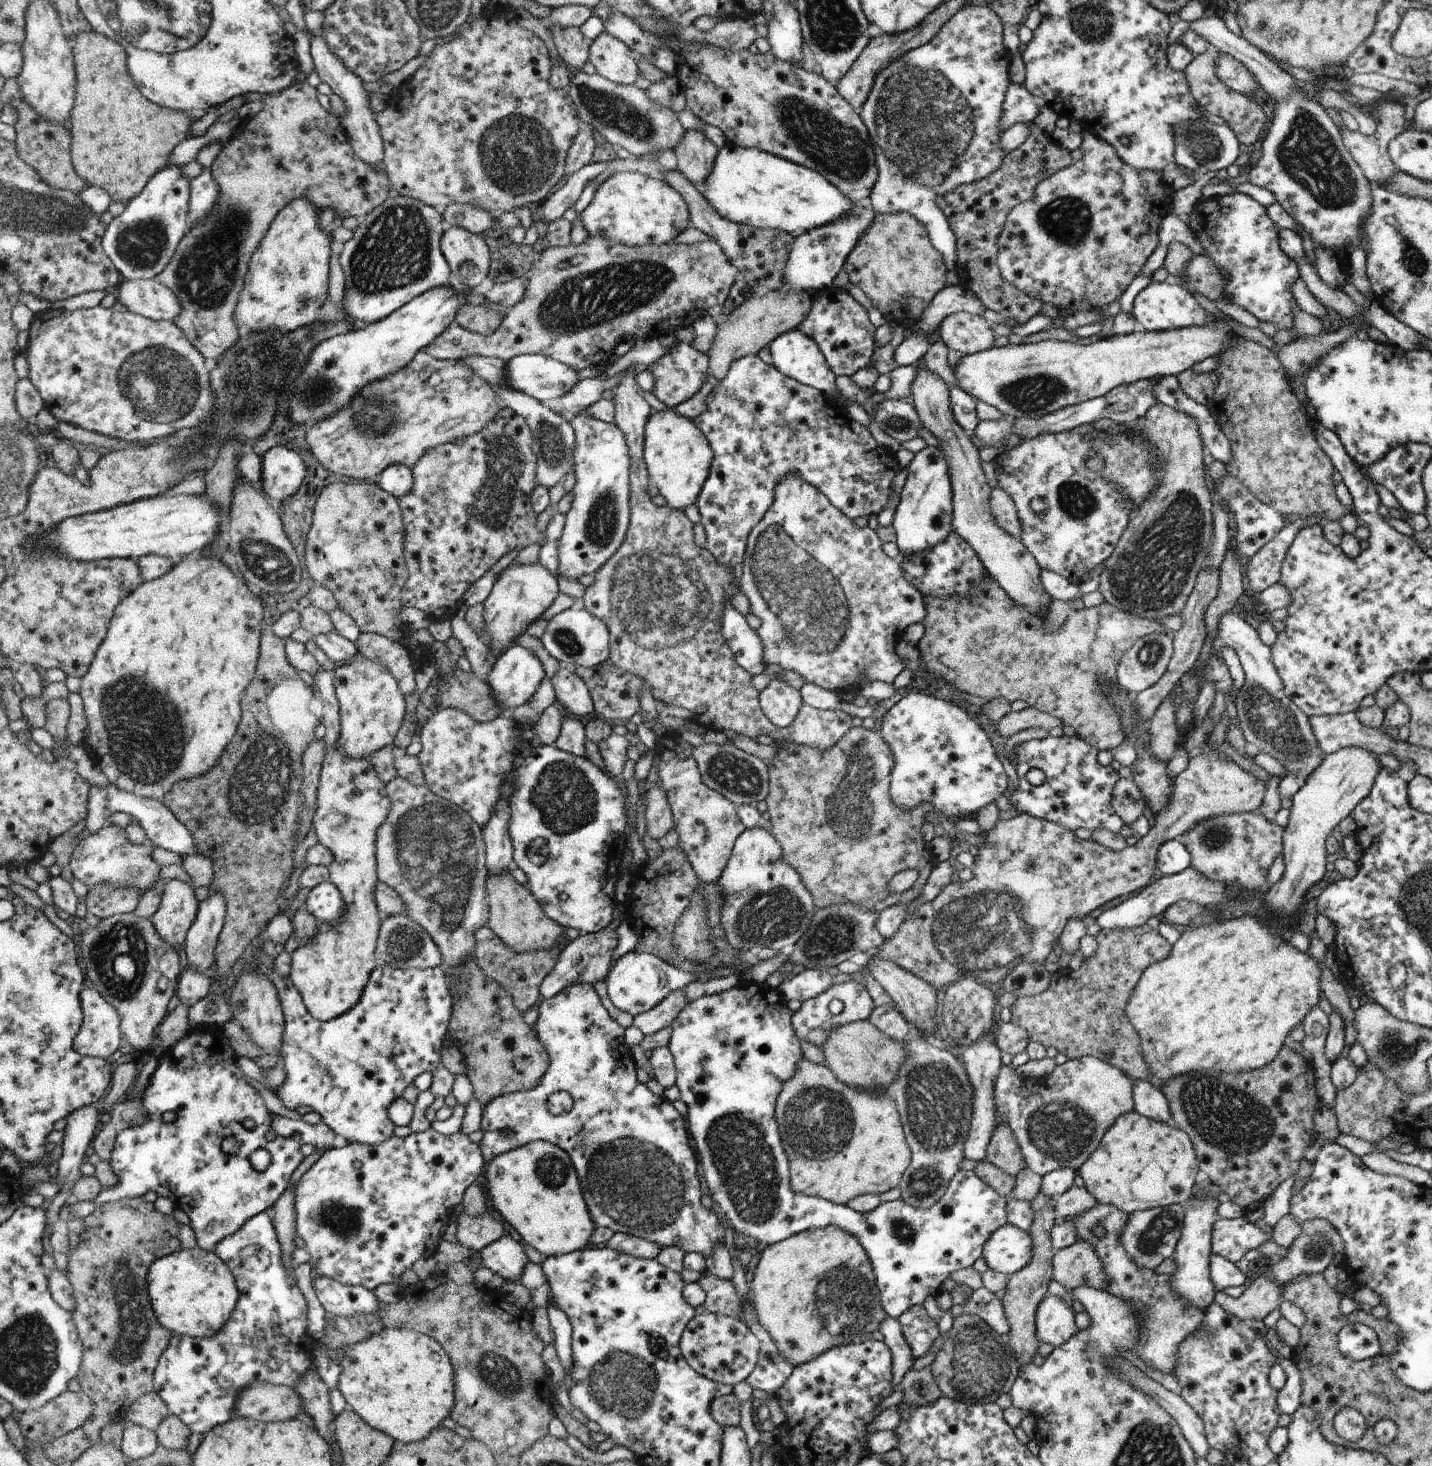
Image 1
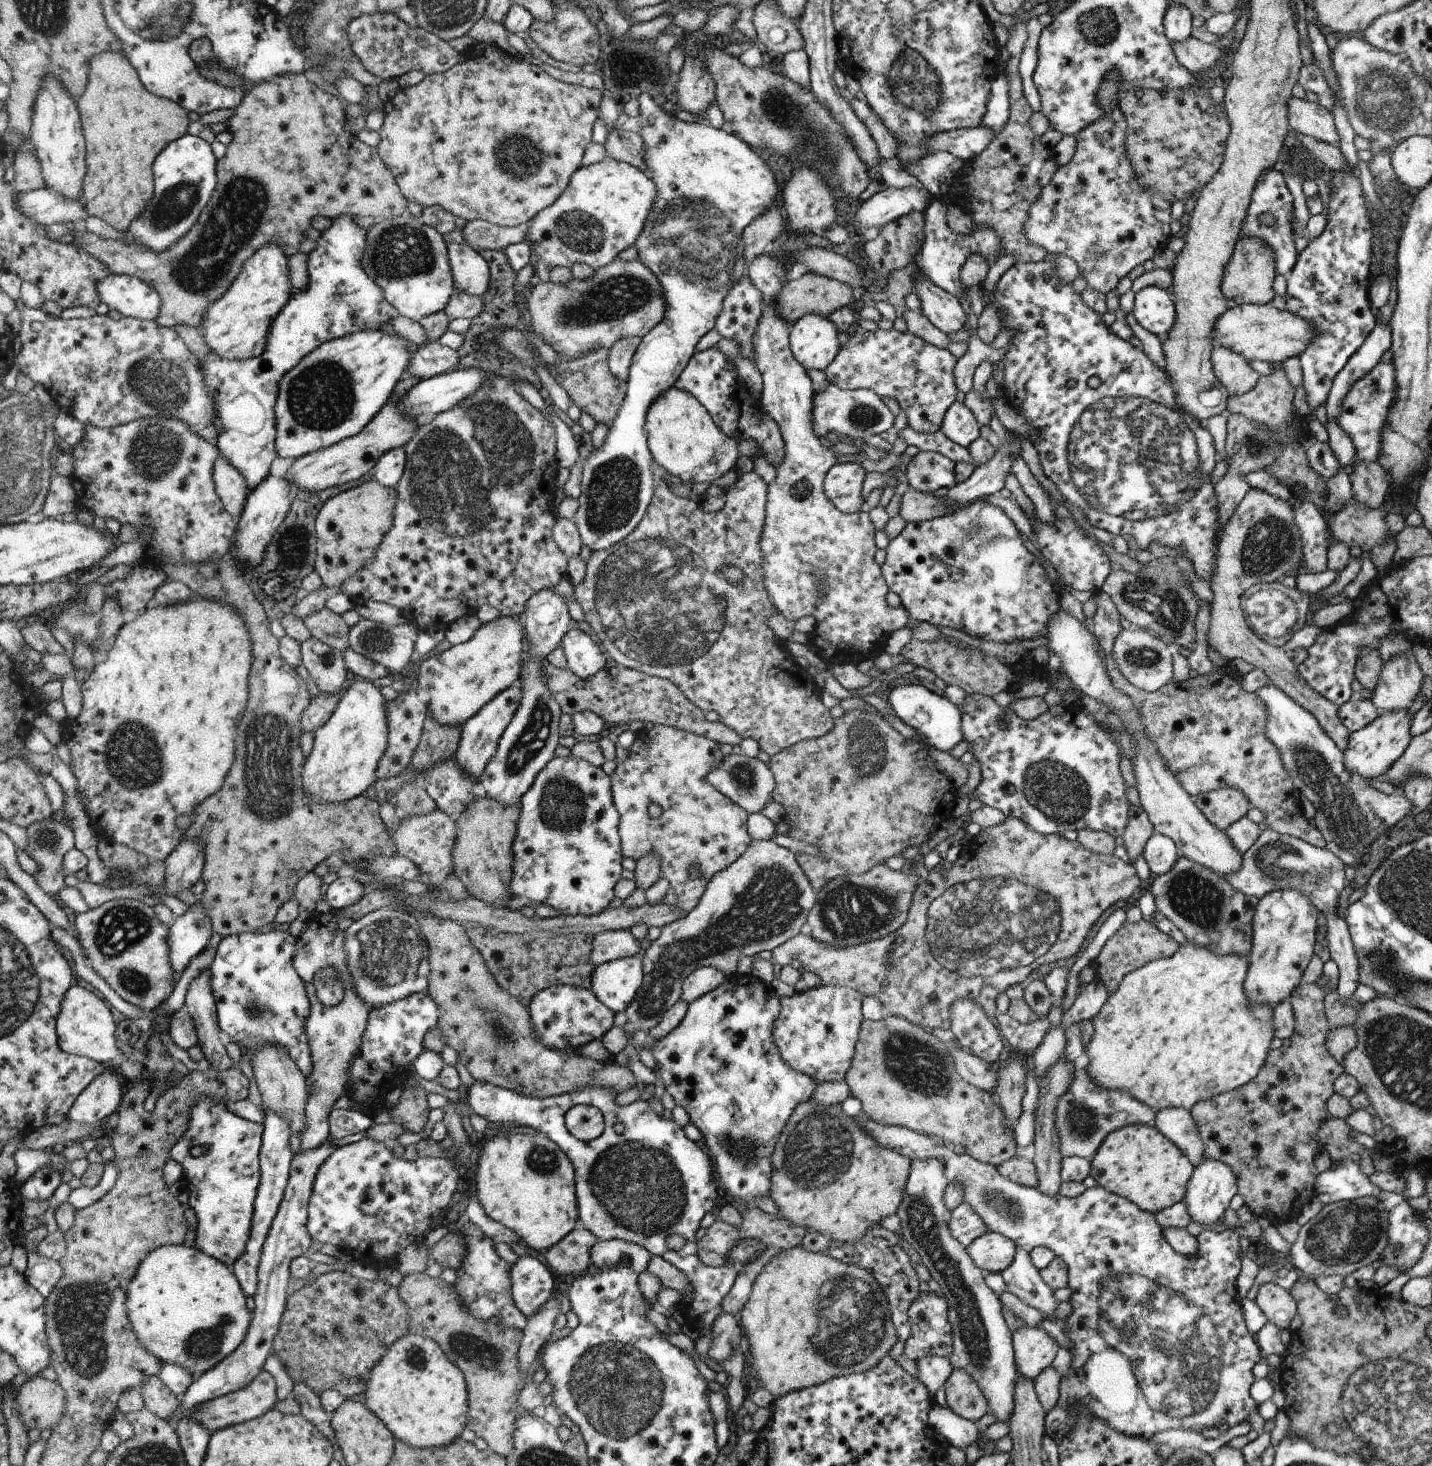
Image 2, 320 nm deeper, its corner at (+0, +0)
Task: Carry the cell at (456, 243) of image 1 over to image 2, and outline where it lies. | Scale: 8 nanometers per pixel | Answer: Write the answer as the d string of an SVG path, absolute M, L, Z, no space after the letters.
M464 242L450 243L449 260L456 290L479 297L488 292L491 281L489 264L479 251Z

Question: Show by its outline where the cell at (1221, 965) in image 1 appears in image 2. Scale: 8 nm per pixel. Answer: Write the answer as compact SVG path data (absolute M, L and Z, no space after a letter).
M1188 940L1178 948L1174 956L1153 960L1126 974L1091 1020L1094 1034L1085 1046L1090 1060L1086 1070L1094 1084L1107 1091L1126 1091L1156 1112L1174 1107L1190 1111L1201 1101L1250 1082L1265 1063L1275 1037L1274 1007L1252 1003L1244 992L1246 956L1217 955Z

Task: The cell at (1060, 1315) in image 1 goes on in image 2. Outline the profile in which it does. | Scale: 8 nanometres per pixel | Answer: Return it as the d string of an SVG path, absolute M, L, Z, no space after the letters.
M1024 1326L1012 1333L1011 1337L1017 1374L1024 1379L1034 1380L1053 1363L1060 1349L1042 1328Z

